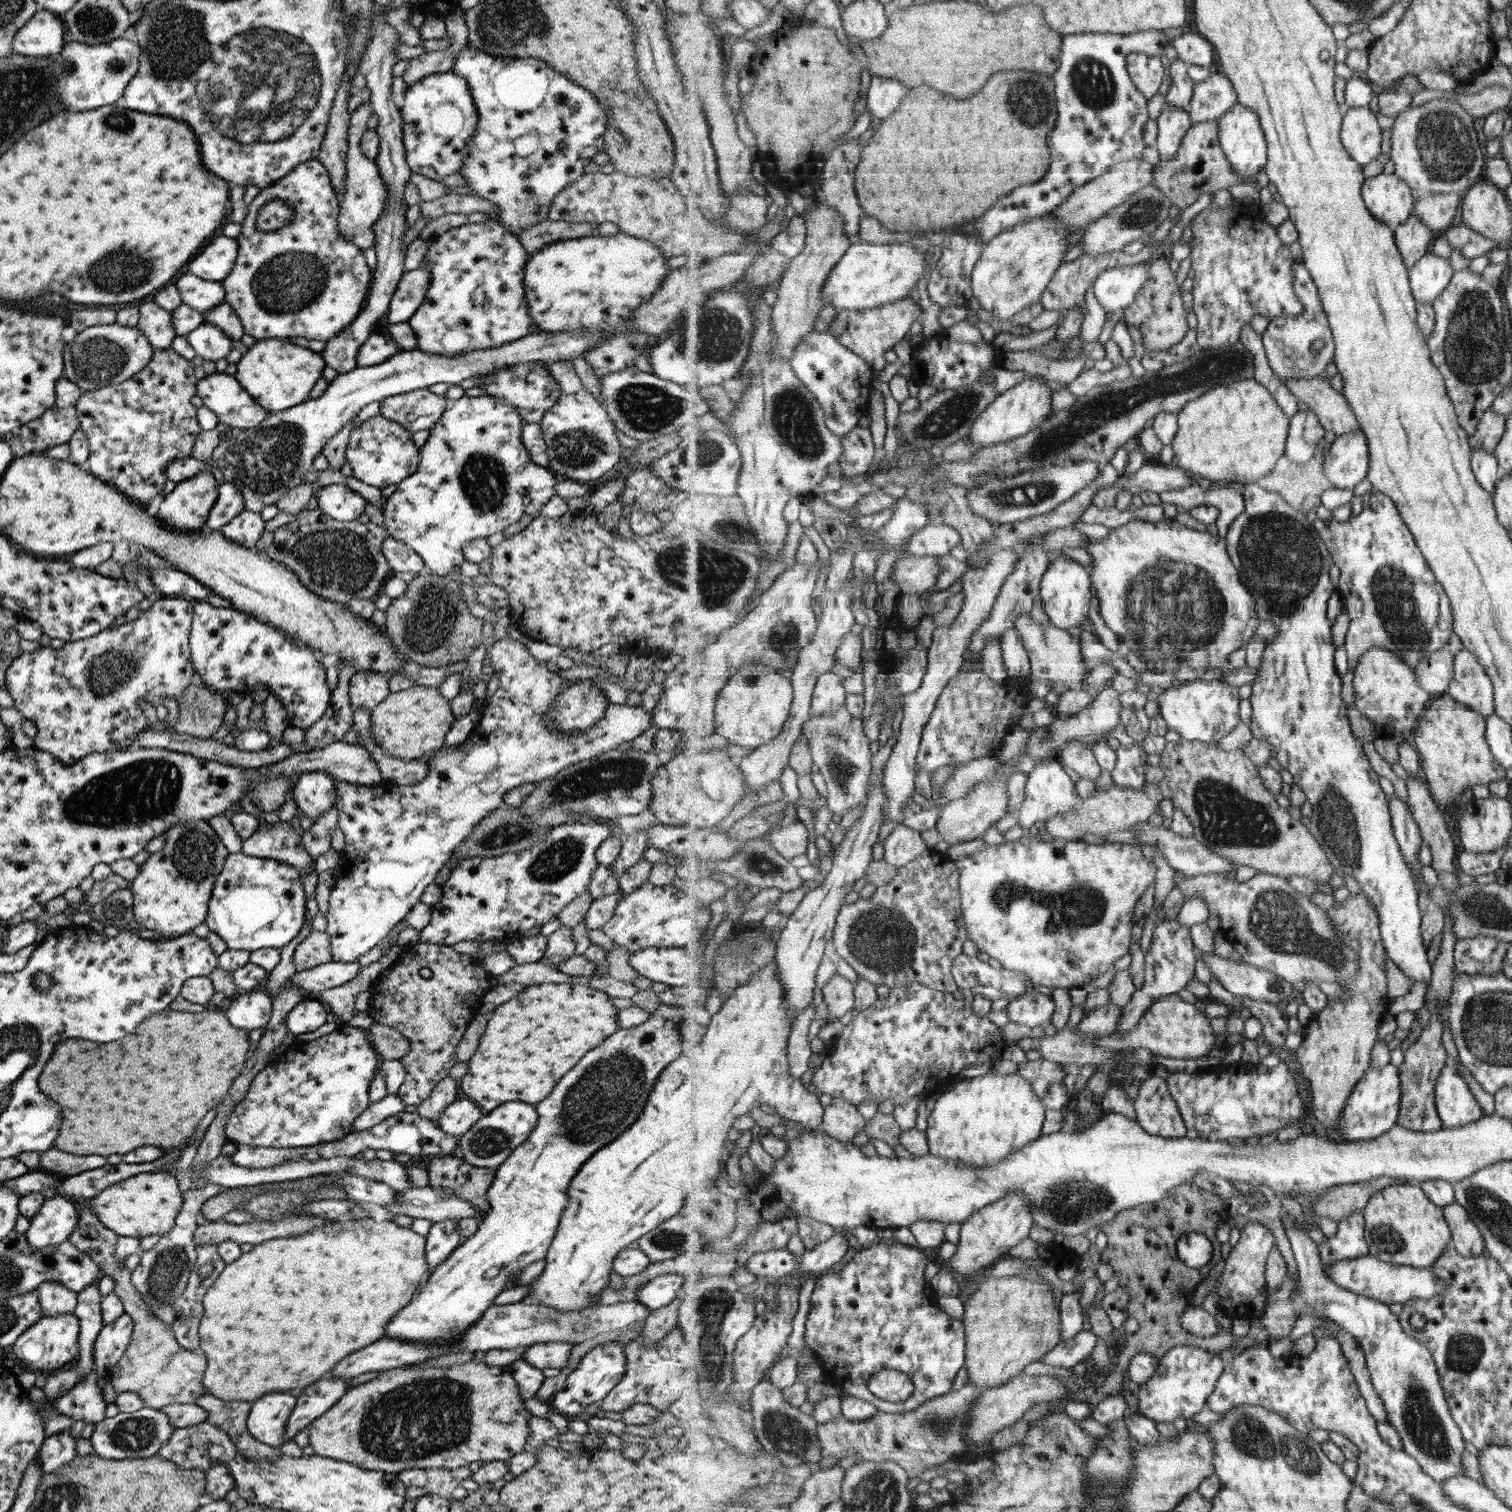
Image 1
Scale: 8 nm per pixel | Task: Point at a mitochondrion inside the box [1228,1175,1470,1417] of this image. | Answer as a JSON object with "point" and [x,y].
{"point":[1388,1240]}

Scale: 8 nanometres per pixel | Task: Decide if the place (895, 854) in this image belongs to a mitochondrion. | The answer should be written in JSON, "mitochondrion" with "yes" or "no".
{"mitochondrion":"no"}

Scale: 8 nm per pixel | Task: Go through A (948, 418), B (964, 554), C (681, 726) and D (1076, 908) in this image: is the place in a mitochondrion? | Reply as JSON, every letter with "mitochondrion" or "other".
{"A":"mitochondrion","B":"other","C":"other","D":"mitochondrion"}

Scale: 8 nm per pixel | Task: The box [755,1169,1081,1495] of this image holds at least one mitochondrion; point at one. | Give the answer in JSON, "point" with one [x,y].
{"point":[793,1440]}

